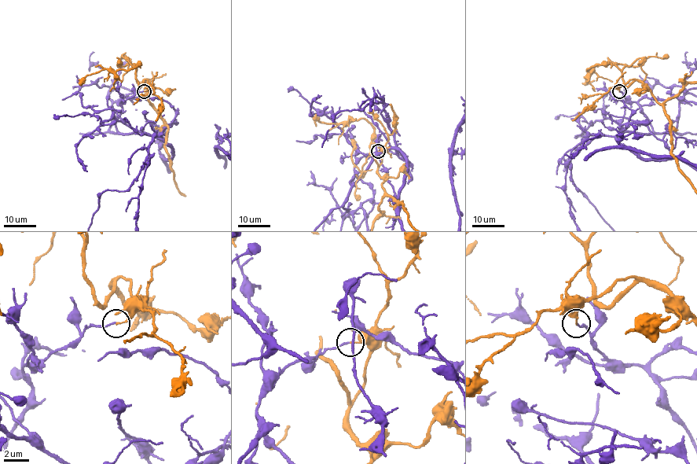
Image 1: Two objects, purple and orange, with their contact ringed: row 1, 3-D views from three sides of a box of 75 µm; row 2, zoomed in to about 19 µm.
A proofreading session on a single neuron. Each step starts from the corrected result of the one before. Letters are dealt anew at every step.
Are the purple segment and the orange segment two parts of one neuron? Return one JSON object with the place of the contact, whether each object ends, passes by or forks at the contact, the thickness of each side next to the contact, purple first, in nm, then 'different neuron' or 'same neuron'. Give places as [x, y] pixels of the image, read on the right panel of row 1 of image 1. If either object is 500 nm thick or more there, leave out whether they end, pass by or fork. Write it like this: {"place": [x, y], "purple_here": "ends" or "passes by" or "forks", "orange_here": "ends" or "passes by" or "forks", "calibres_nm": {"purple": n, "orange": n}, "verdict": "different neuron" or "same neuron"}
{"place": [619, 91], "purple_here": "ends", "orange_here": "ends", "calibres_nm": {"purple": 120, "orange": 100}, "verdict": "different neuron"}

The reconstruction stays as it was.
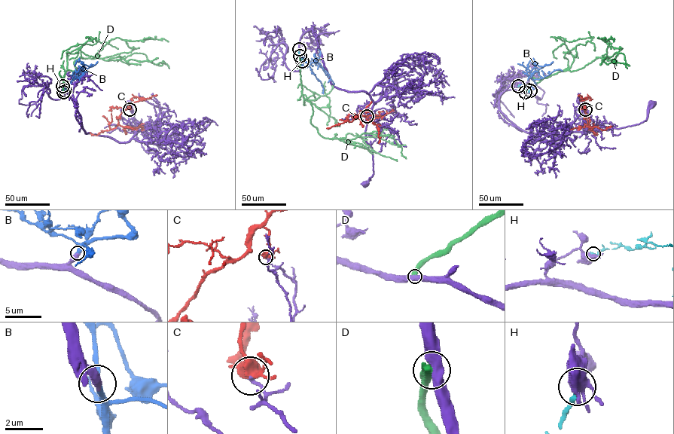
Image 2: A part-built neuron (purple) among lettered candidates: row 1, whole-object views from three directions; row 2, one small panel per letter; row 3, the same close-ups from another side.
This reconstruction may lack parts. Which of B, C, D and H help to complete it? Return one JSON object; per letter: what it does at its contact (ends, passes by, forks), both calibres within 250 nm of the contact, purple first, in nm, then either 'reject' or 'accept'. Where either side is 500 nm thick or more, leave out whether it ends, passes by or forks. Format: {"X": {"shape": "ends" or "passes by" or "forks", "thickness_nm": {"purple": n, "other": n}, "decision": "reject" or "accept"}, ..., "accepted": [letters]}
{"B": {"thickness_nm": {"purple": 500, "other": 360}, "decision": "accept"}, "C": {"shape": "forks", "thickness_nm": {"purple": 190, "other": 480}, "decision": "reject"}, "D": {"thickness_nm": {"purple": 500, "other": 600}, "decision": "reject"}, "H": {"shape": "ends", "thickness_nm": {"purple": 420, "other": 200}, "decision": "reject"}, "accepted": ["B"]}

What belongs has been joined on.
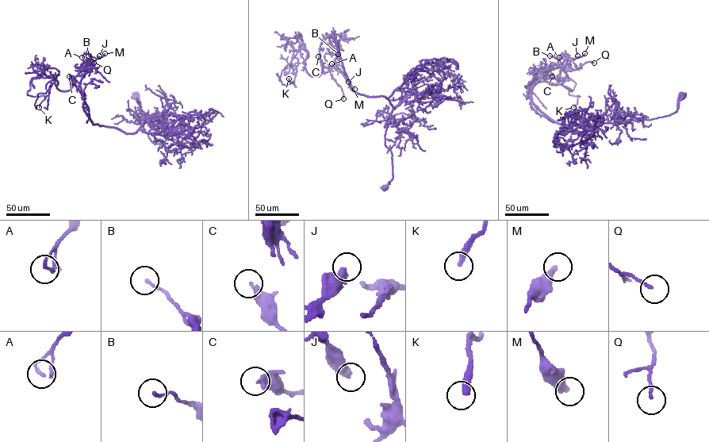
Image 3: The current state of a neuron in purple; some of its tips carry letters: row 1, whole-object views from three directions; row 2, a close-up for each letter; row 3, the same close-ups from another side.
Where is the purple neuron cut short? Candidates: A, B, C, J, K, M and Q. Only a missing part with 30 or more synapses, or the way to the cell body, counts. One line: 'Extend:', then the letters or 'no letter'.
Extend: K

